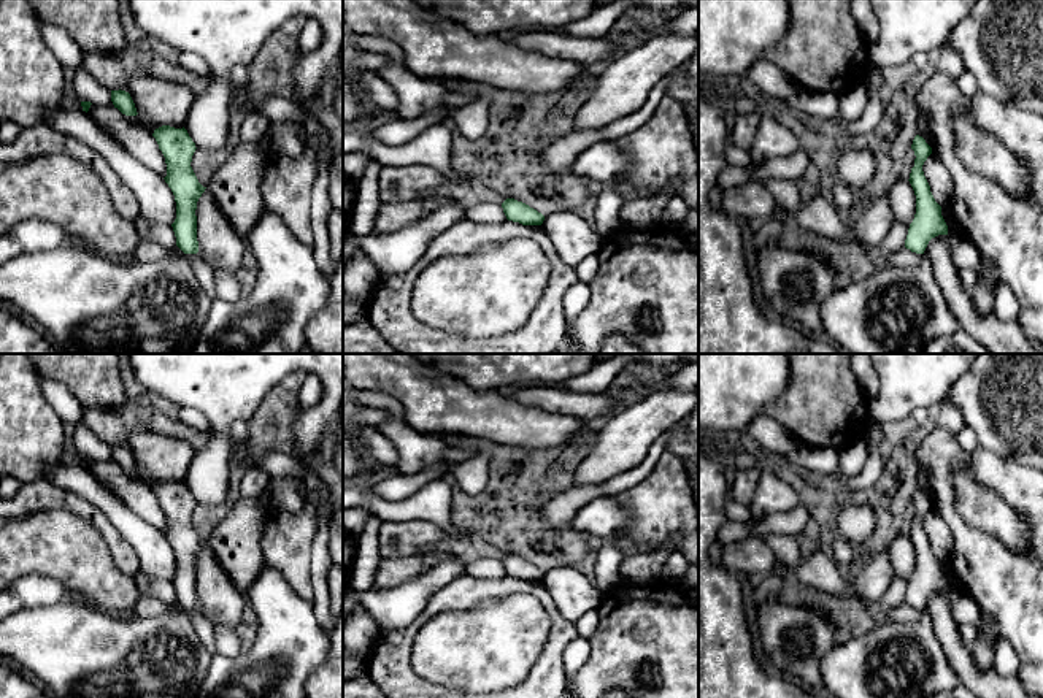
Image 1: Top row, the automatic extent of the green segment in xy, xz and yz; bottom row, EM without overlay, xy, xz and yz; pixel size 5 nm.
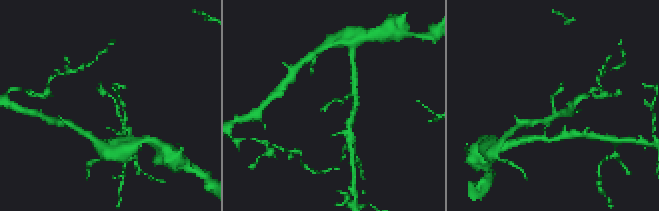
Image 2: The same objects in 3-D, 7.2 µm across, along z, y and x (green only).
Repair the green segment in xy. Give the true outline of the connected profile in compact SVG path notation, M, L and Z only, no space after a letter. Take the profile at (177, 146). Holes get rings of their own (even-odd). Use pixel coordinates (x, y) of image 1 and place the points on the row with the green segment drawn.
M162 125L154 130L159 149L162 151L167 163L167 176L164 178L171 189L176 201L176 219L171 224L176 246L184 254L197 254L197 201L205 192L192 167L192 155L195 152L195 143L189 136L187 130Z

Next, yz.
M916 135L911 149L916 159L908 181L916 195L916 214L910 224L905 247L911 252L924 254L932 238L948 235L948 225L941 216L941 206L935 201L922 171L922 165L932 154L932 148L922 136Z

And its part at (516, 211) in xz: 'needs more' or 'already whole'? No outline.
already whole

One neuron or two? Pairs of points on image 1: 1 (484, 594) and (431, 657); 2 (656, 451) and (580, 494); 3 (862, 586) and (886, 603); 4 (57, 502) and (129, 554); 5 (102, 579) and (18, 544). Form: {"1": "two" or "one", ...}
{"1": "two", "2": "one", "3": "two", "4": "one", "5": "one"}

